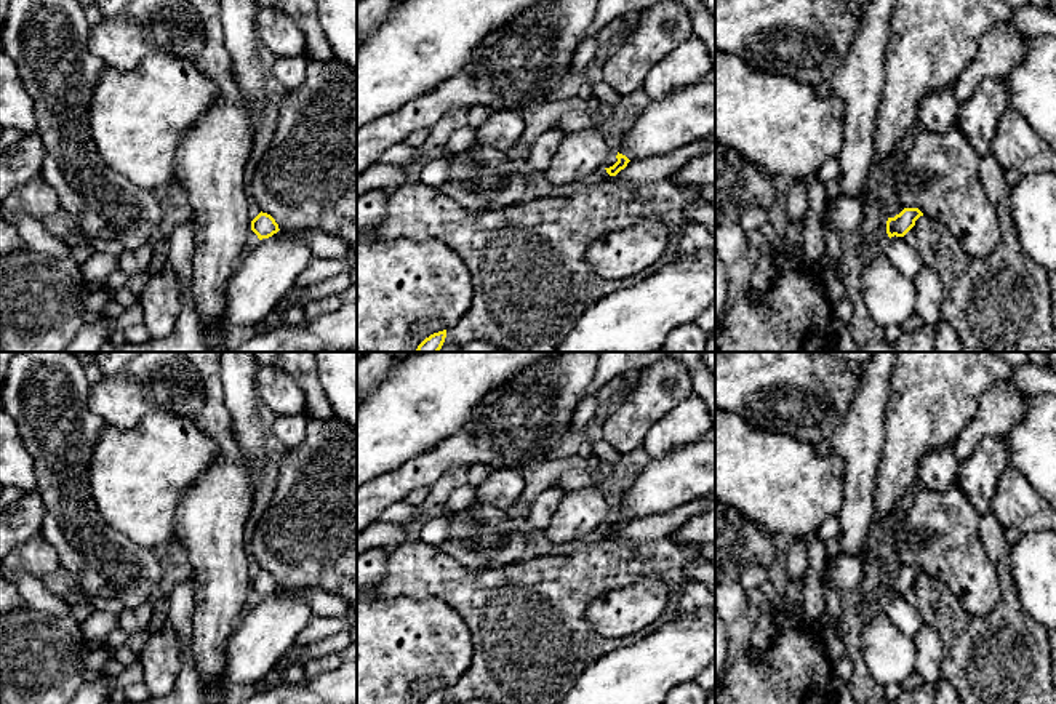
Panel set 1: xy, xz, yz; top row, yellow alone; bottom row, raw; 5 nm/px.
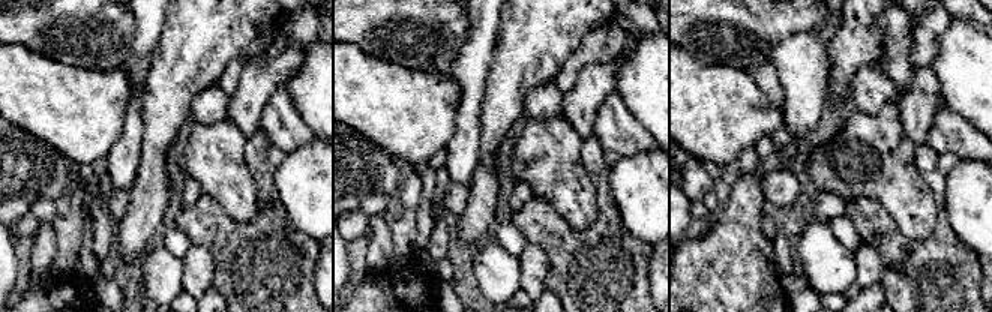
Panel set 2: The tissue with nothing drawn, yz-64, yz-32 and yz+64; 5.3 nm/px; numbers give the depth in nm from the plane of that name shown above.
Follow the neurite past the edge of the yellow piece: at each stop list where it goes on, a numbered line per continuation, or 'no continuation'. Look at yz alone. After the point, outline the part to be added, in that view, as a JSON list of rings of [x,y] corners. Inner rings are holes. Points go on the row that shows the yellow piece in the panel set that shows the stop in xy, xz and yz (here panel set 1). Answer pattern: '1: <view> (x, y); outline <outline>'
no continuation

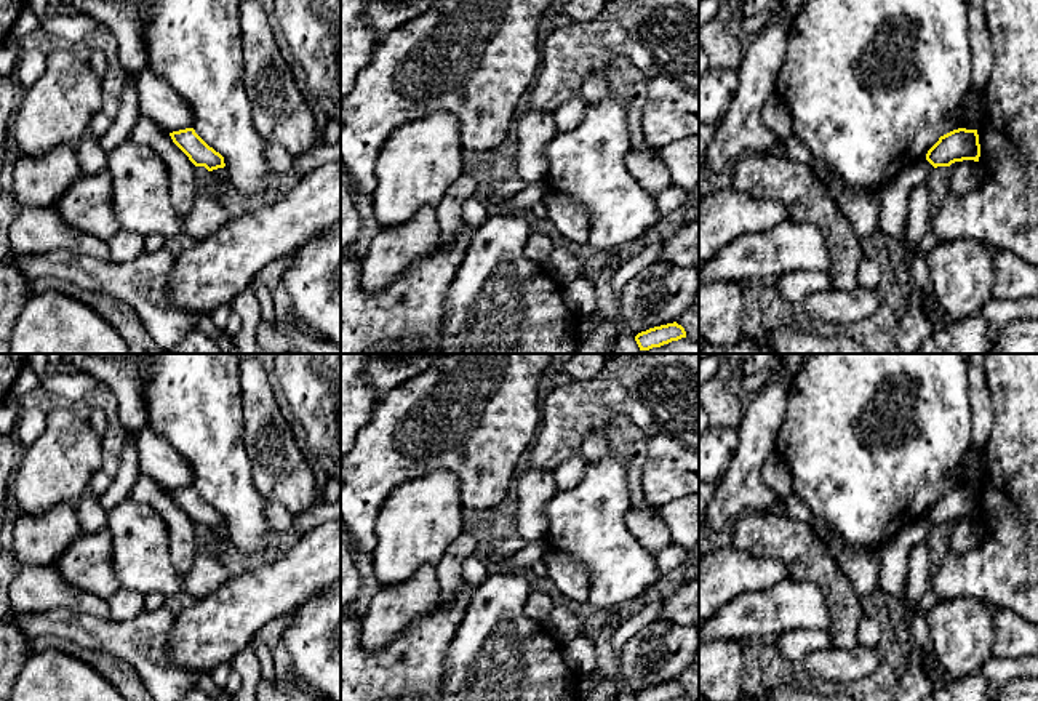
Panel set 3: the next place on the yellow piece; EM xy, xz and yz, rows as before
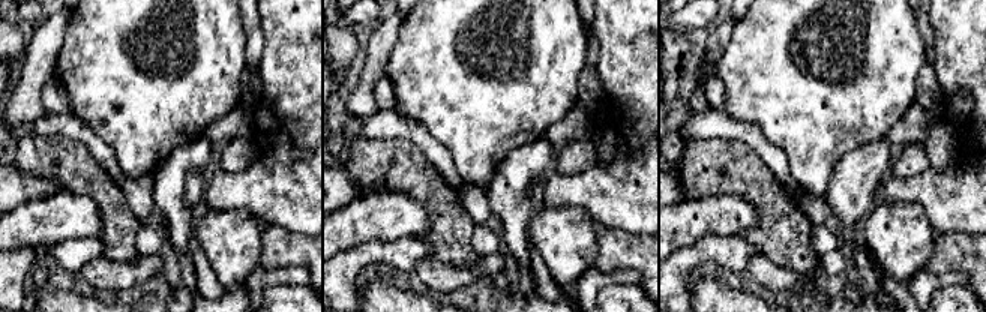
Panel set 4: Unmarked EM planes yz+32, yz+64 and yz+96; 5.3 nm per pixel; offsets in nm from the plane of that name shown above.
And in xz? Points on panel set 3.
no continuation

